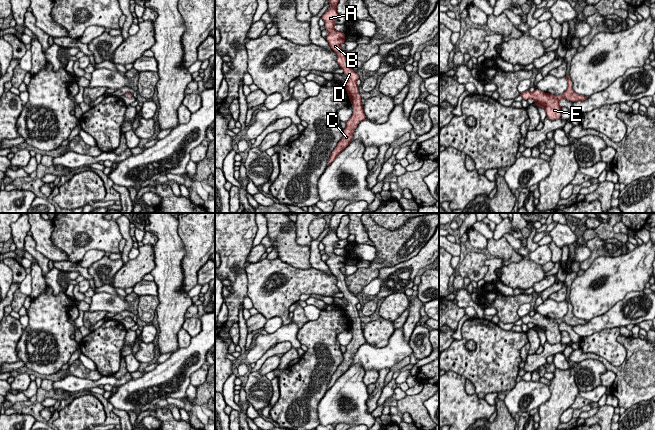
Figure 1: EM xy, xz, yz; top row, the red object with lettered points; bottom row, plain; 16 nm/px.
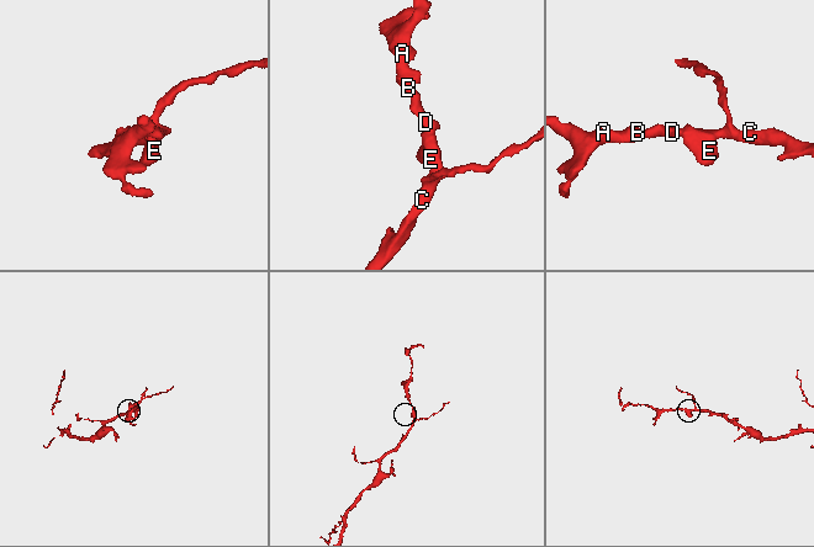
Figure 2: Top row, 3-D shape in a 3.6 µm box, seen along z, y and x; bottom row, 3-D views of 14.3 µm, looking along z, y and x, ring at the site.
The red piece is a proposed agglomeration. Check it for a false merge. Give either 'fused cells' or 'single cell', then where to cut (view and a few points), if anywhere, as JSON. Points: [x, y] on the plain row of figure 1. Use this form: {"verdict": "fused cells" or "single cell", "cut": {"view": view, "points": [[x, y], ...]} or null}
{"verdict": "single cell", "cut": null}

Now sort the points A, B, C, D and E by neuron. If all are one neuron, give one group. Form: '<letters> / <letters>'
A B C D E

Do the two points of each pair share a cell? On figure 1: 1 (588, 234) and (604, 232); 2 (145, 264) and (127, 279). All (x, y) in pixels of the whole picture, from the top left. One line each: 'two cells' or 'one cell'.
1: one cell
2: one cell

